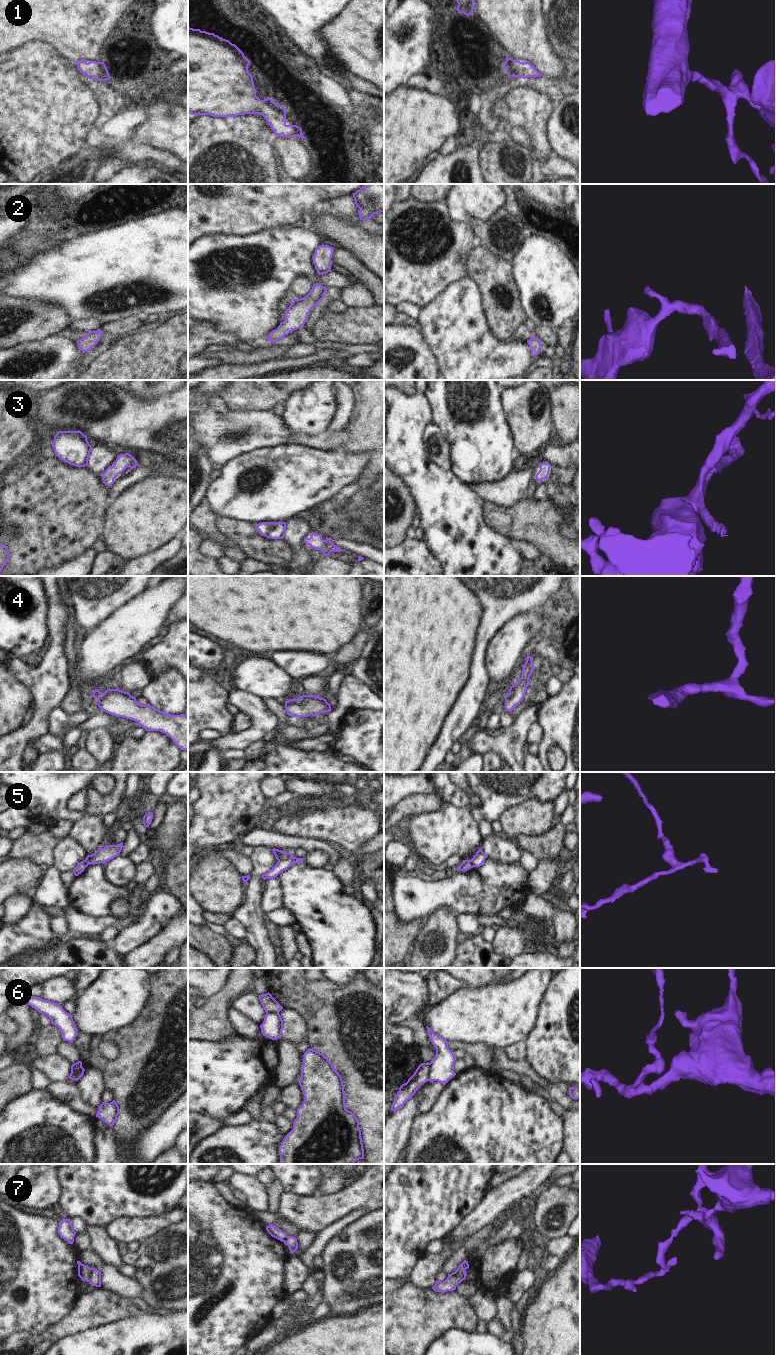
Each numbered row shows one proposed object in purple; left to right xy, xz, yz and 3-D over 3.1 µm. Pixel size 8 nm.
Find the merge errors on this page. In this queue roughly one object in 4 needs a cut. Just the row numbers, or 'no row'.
5, 6, 7

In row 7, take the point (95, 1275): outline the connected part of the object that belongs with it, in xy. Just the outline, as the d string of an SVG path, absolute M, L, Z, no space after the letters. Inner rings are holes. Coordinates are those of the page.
M95 1268L90 1269L89 1284L96 1287L101 1287L101 1271Z

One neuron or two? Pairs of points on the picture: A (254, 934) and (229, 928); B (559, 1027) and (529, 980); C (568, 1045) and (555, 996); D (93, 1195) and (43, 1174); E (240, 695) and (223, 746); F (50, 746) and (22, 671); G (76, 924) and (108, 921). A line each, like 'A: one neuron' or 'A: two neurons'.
A: two neurons
B: two neurons
C: one neuron
D: two neurons
E: one neuron
F: two neurons
G: one neuron

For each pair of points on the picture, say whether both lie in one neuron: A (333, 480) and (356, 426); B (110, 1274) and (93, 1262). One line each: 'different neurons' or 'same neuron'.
A: different neurons
B: different neurons

